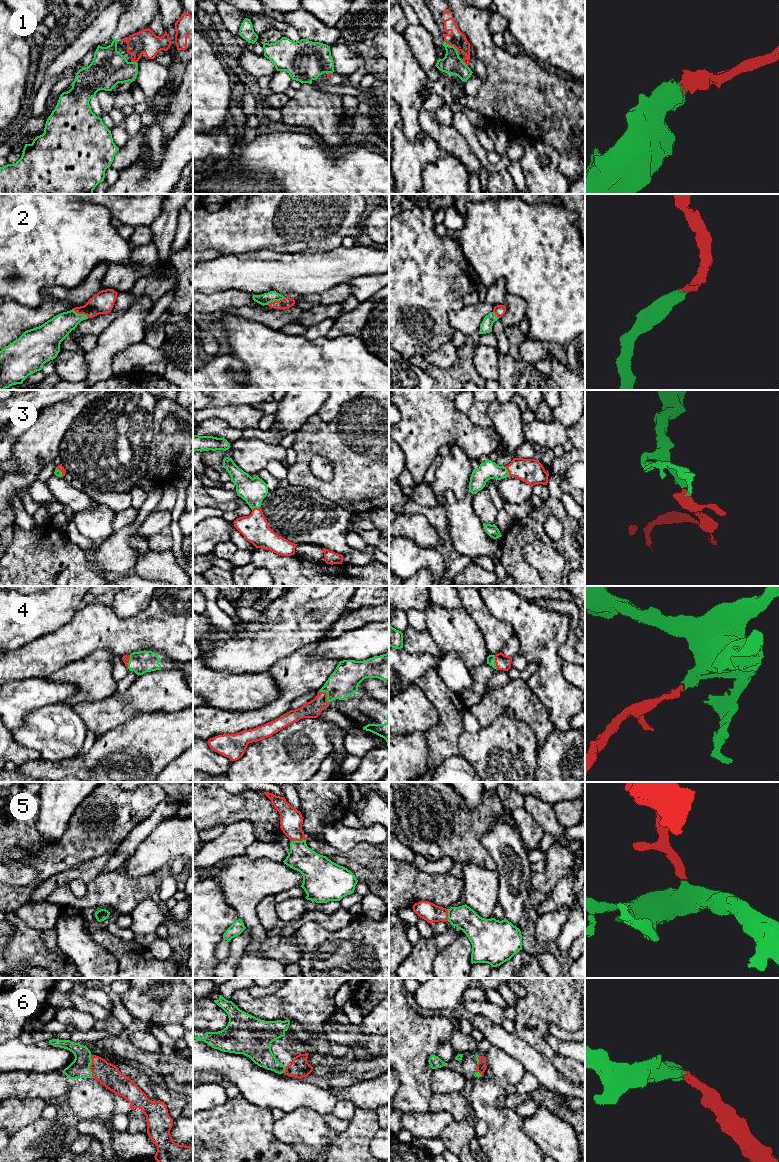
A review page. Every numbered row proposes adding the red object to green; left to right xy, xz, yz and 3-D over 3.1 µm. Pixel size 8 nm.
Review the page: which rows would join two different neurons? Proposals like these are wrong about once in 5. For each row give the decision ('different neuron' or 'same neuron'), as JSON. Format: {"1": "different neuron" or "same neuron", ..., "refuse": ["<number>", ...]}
{"1": "same neuron", "2": "same neuron", "3": "same neuron", "4": "same neuron", "5": "same neuron", "6": "same neuron", "refuse": []}

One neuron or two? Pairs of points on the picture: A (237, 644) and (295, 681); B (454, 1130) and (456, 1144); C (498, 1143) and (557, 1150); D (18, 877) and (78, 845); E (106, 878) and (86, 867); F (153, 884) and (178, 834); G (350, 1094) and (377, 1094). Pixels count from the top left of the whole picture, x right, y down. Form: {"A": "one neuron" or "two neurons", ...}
{"A": "two neurons", "B": "one neuron", "C": "two neurons", "D": "two neurons", "E": "two neurons", "F": "two neurons", "G": "one neuron"}

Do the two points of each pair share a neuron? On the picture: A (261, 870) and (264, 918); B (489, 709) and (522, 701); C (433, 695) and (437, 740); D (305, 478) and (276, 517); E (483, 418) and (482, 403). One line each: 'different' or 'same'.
A: different
B: same
C: same
D: different
E: same

